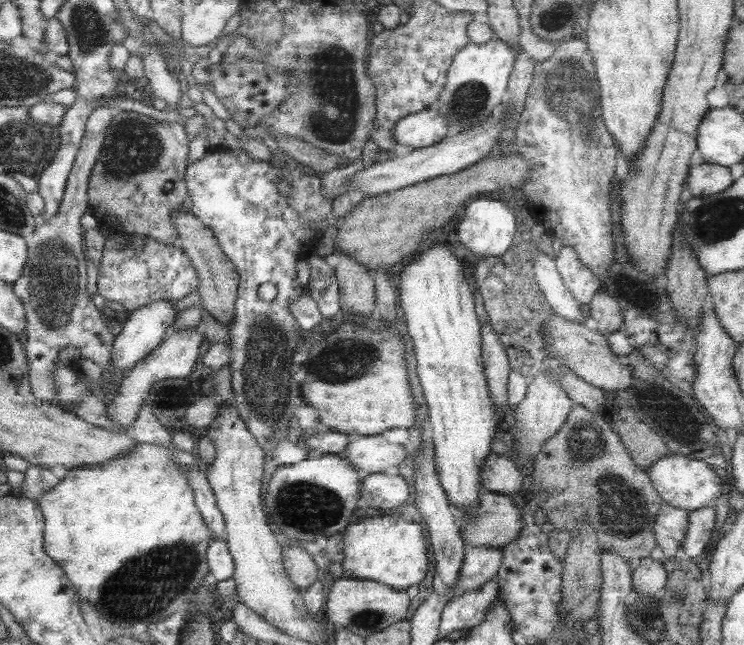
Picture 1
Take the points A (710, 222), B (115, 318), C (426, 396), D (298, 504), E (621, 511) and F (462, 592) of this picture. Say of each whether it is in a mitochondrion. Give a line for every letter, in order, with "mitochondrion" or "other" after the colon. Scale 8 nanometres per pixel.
A: mitochondrion
B: other
C: other
D: mitochondrion
E: mitochondrion
F: other

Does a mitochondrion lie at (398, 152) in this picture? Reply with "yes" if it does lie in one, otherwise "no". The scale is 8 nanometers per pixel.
no

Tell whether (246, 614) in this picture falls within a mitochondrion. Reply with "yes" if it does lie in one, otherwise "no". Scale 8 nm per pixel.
no

